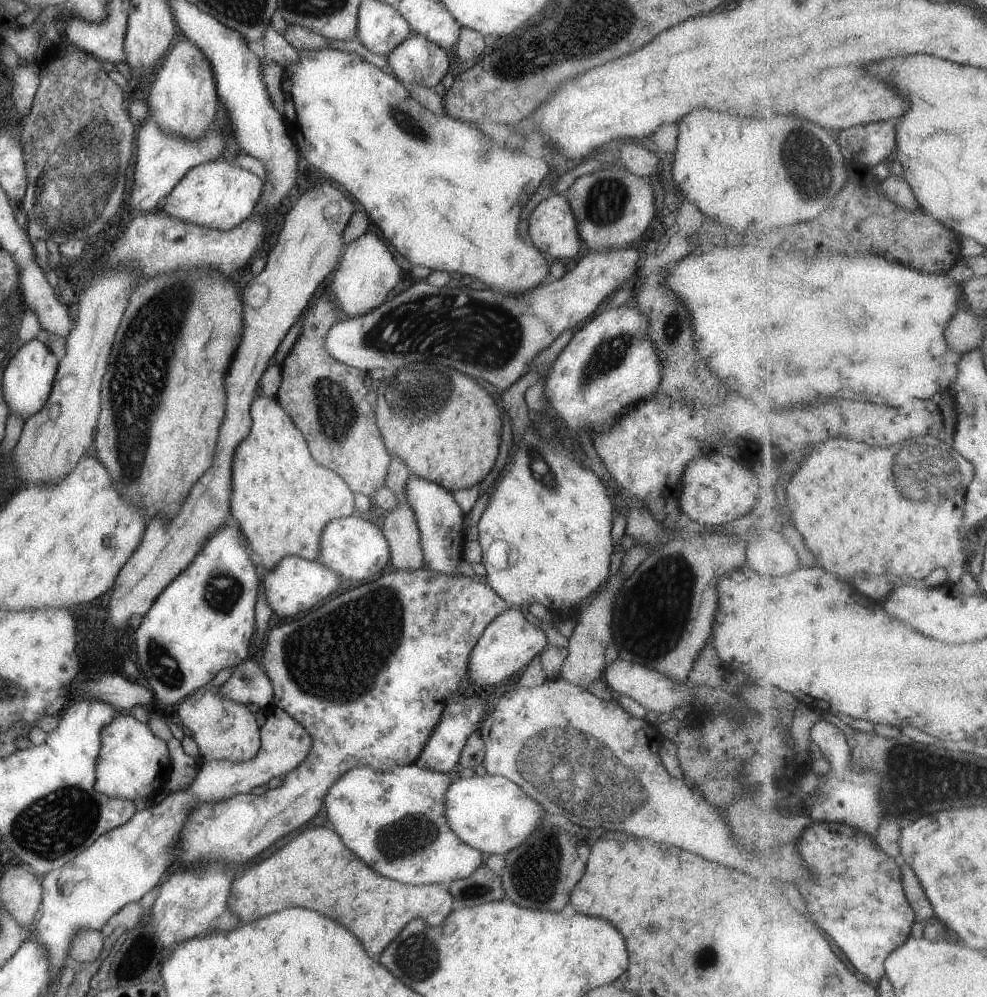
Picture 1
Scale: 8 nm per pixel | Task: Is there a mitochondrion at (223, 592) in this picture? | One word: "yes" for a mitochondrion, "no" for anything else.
yes

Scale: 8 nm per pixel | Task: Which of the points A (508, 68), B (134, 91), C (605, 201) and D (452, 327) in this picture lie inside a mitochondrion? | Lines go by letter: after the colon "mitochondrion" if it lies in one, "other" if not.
A: mitochondrion
B: other
C: mitochondrion
D: mitochondrion

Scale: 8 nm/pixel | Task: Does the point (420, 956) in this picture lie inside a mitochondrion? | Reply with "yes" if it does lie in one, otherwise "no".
yes

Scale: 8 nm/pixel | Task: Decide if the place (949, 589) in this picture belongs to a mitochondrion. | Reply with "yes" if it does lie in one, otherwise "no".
no

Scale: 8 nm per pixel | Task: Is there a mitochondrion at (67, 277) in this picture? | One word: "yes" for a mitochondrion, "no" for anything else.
no

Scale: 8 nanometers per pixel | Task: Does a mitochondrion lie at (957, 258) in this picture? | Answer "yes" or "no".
no

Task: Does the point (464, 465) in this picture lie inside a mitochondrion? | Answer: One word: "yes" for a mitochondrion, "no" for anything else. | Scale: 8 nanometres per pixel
no

